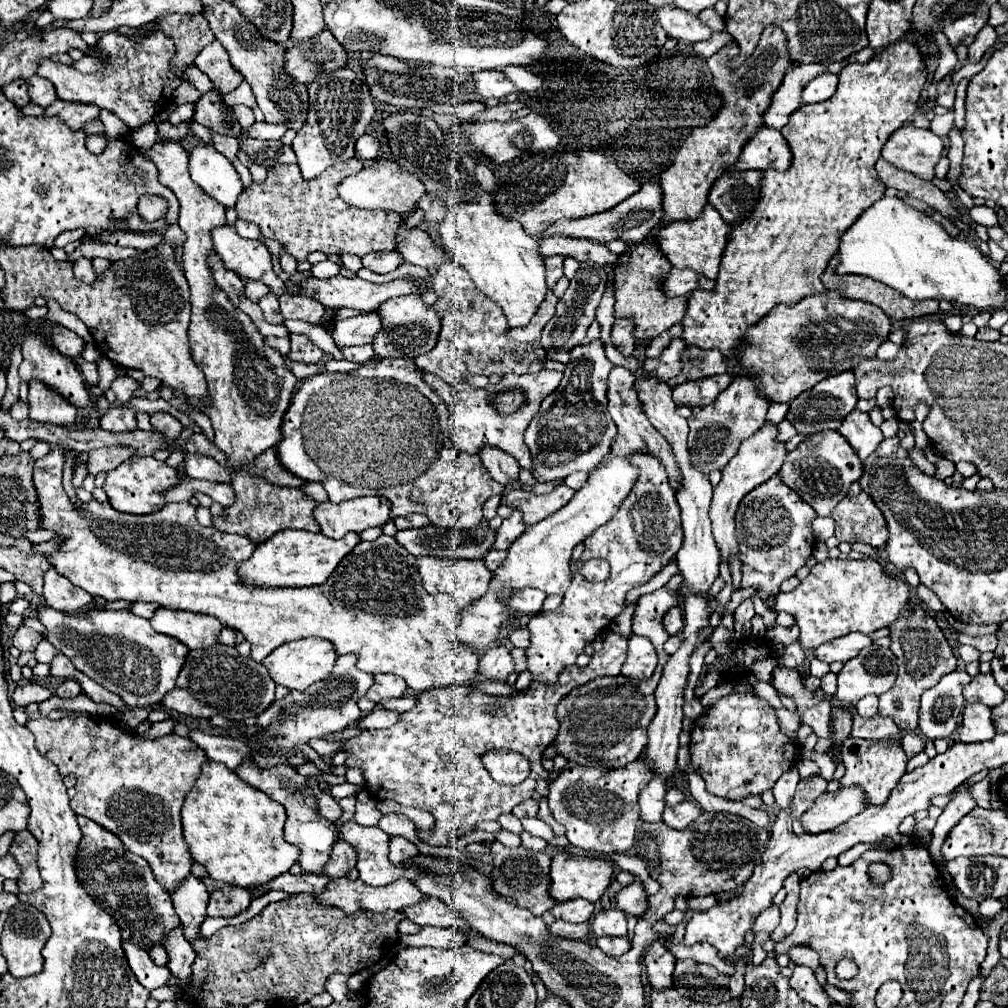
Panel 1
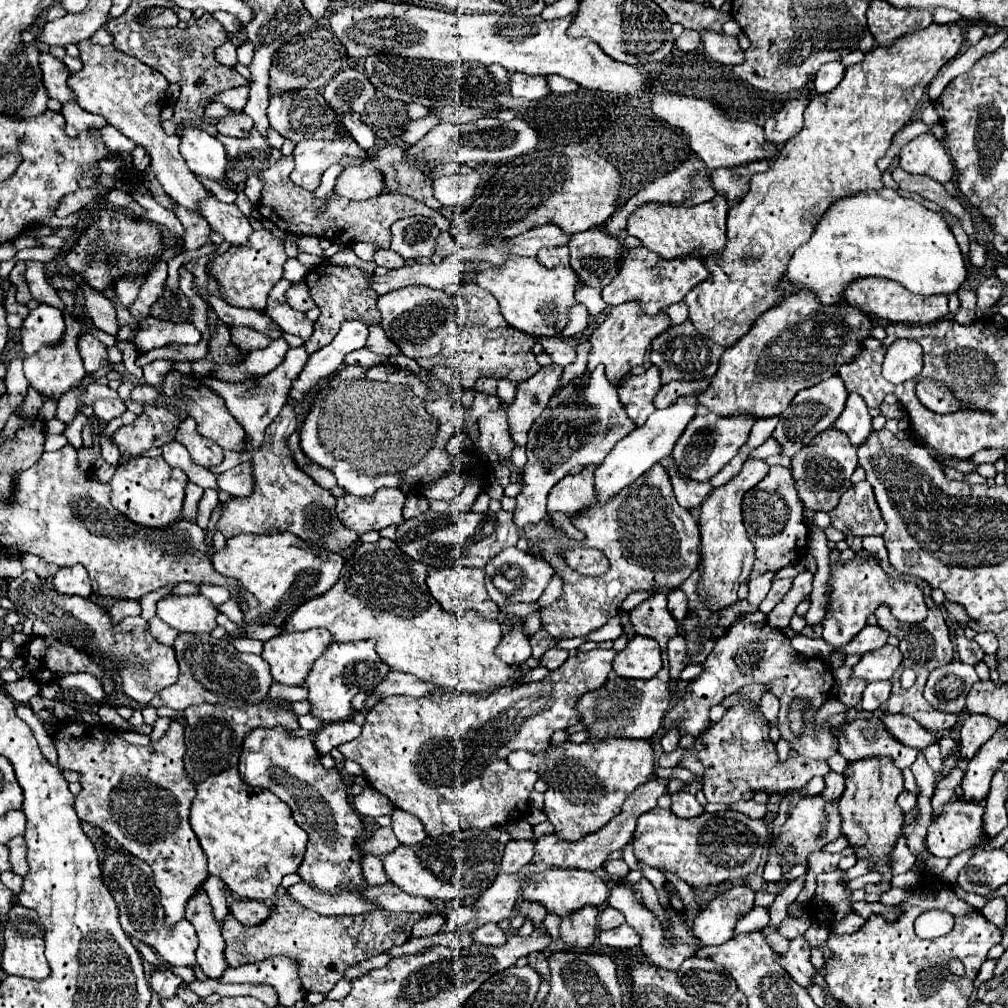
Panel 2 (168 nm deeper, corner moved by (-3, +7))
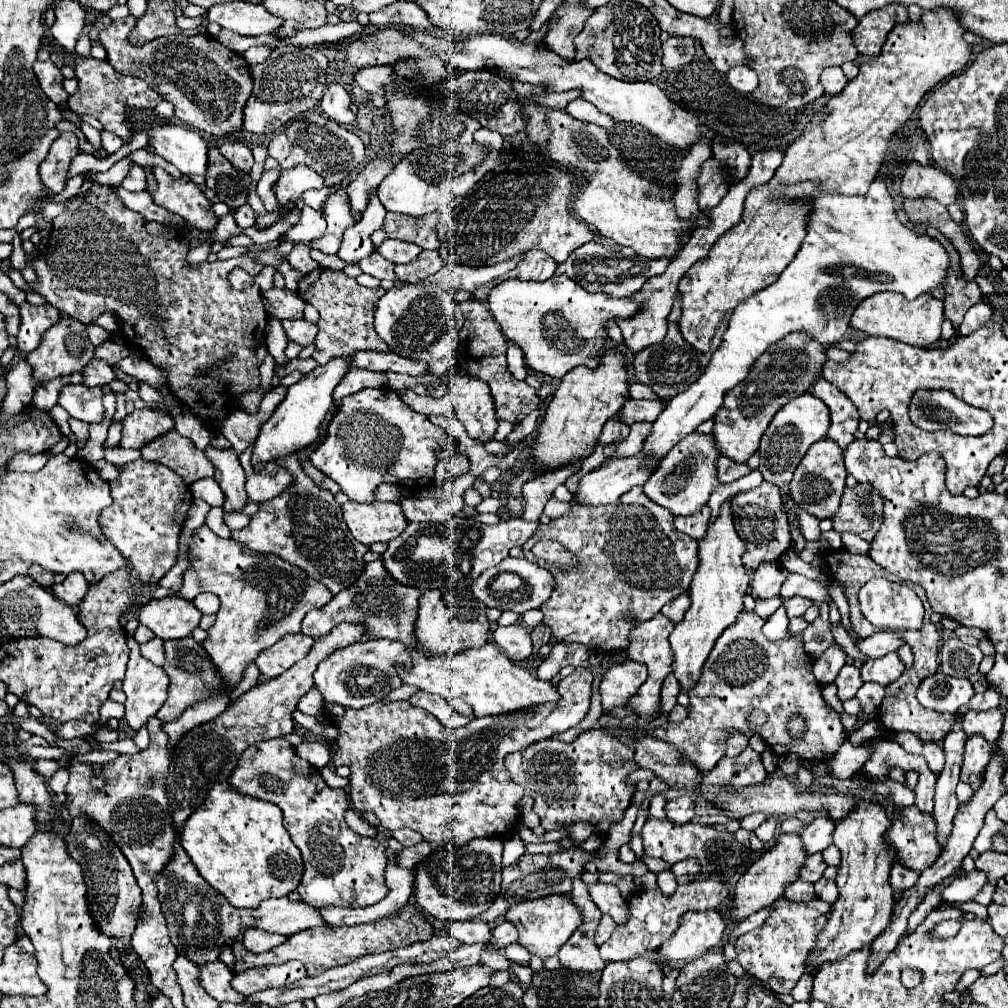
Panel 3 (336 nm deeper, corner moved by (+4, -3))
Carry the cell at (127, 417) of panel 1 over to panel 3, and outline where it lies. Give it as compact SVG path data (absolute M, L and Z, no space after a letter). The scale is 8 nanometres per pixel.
M66 385L62 387L58 403L70 413L70 417L86 423L102 423L102 389L86 385Z

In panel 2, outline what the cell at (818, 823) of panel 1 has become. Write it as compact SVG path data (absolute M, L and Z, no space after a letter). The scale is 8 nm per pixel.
M821 795L815 797L803 797L789 813L785 825L779 831L779 839L775 841L777 853L781 857L781 865L785 863L783 853L787 847L795 849L795 865L799 863L807 863L809 855L813 851L821 851L829 841L837 839L841 835L841 815L837 813L837 805L831 805L827 801L823 801Z

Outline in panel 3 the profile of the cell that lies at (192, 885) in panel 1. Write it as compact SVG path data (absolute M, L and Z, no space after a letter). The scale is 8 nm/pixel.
M218 959L200 965L200 983L218 1003L244 1003L244 995L230 987L232 977L232 971Z

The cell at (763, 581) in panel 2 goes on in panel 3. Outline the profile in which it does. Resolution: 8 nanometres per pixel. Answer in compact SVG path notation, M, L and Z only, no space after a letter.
M762 563L756 573L754 579L750 583L750 595L754 601L758 599L772 599L780 593L780 587L786 579L788 571L784 569L784 565L780 563Z

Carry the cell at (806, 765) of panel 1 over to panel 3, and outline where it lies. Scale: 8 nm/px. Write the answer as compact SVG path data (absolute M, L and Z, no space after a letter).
M818 815L810 821L810 825L800 833L808 855L816 851L824 851L832 843L832 831L836 827L836 821L830 819L830 815Z

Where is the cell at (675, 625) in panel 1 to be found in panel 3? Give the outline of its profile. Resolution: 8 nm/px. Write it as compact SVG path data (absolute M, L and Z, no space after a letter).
M682 593L662 607L662 615L670 617L672 623L680 623L688 607L690 607L690 597L688 597L688 593Z

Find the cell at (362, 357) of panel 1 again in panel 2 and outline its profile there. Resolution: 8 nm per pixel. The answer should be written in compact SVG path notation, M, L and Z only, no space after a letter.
M381 325L368 327L369 334L367 337L367 349L371 349L373 353L385 355L385 357L393 357L393 355L401 355L401 349L385 335Z

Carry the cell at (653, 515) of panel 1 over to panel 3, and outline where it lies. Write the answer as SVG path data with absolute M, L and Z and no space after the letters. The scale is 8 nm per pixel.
M632 487L616 503L600 505L594 509L576 505L572 513L552 519L548 525L540 523L538 531L522 545L524 557L530 557L530 549L536 539L556 539L568 551L580 559L580 569L572 573L560 573L556 567L548 567L556 575L552 597L540 607L544 613L544 625L550 627L552 637L564 643L582 643L594 651L618 651L628 647L628 631L650 617L654 617L662 605L688 591L692 575L698 567L698 543L688 535L682 535L674 527L674 515L664 507L658 507L642 487Z

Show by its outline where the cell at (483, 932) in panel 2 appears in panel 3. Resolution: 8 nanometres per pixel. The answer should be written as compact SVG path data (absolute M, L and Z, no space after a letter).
M458 921L458 923L450 923L448 931L454 939L458 939L460 943L466 945L474 945L474 943L490 943L490 927L484 921Z

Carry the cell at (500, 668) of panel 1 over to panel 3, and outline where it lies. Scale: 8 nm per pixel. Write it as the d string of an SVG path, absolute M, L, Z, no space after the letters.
M508 625L508 627L496 627L494 631L494 641L502 651L508 655L512 663L520 663L532 655L532 641L530 633L524 625Z

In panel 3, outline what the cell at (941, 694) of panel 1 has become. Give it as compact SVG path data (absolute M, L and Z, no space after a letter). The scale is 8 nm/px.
M942 671L926 677L918 687L920 705L938 713L956 715L972 697L974 689L968 679L956 679Z

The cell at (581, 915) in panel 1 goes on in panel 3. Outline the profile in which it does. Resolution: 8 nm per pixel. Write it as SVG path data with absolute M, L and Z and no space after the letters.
M580 879L574 881L572 897L574 897L574 903L580 907L584 921L572 933L572 937L562 945L562 949L558 951L560 963L562 963L562 967L572 969L572 971L604 969L606 961L598 955L598 945L594 943L594 931L596 931L596 927L600 923L602 913L590 901L586 885Z

